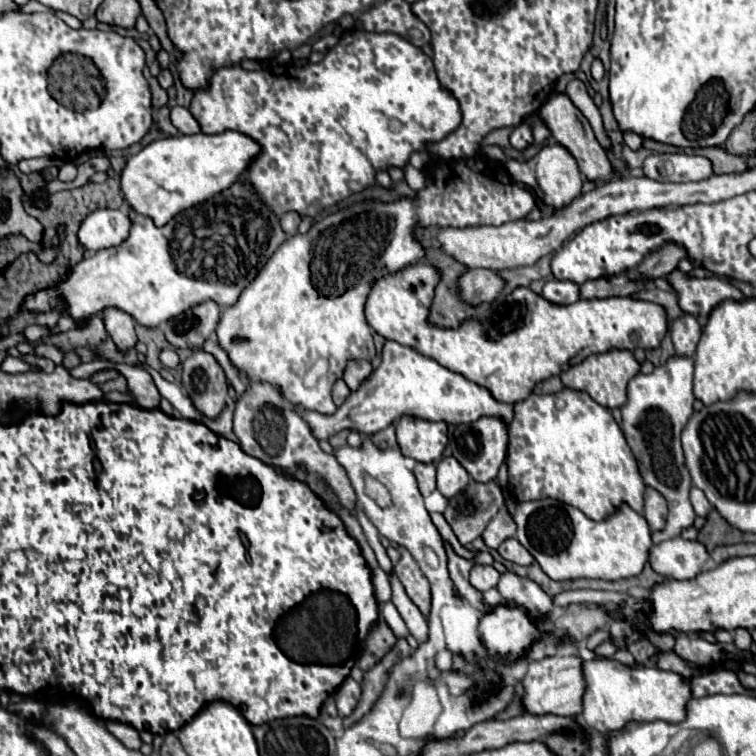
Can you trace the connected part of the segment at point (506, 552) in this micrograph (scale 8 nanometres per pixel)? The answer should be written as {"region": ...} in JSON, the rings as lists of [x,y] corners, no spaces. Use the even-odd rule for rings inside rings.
{"region":[[[510,538],[510,540],[502,542],[502,546],[498,548],[498,554],[500,554],[504,560],[510,560],[510,562],[520,564],[520,566],[530,566],[530,564],[534,564],[534,556],[532,556],[516,538]]]}

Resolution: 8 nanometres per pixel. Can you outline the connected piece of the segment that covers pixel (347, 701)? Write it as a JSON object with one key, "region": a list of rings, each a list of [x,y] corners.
{"region":[[[348,676],[348,678],[340,684],[340,688],[336,690],[336,694],[334,694],[340,716],[348,716],[348,714],[352,712],[352,708],[354,708],[356,702],[358,702],[358,696],[360,696],[360,684]]]}

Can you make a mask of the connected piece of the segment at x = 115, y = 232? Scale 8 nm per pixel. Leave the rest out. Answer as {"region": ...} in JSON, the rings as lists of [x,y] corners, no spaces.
{"region":[[[96,210],[84,218],[78,230],[80,246],[86,252],[118,246],[130,232],[130,220],[120,210]]]}

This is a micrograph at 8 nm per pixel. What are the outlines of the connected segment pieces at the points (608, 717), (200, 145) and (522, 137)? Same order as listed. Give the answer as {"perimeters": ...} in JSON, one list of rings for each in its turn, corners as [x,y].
{"perimeters":[[[[594,660],[582,666],[586,676],[586,698],[584,698],[584,720],[600,732],[604,742],[614,732],[620,732],[628,722],[682,722],[686,718],[686,704],[692,700],[690,678],[660,668],[628,668],[616,660]]],[[[232,130],[214,136],[198,132],[192,136],[162,138],[126,160],[120,190],[132,210],[152,218],[156,226],[164,226],[182,210],[212,198],[236,182],[258,152],[260,148],[252,138]]],[[[522,122],[518,126],[514,127],[509,141],[512,147],[519,151],[523,151],[533,143],[532,129],[528,124]]]]}

